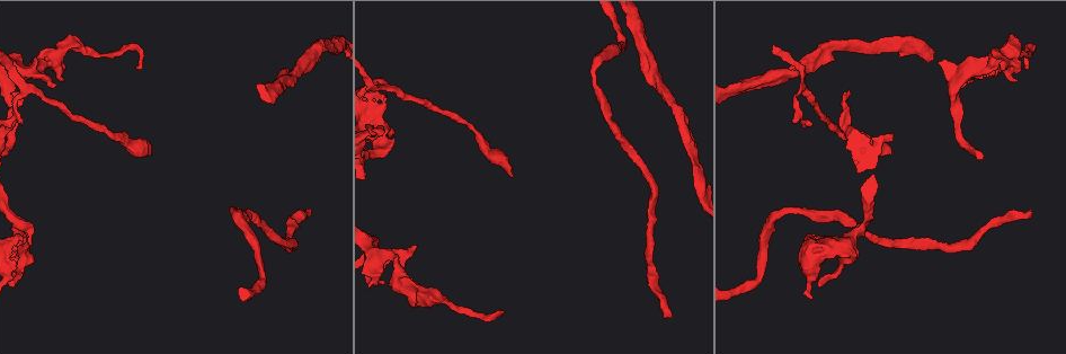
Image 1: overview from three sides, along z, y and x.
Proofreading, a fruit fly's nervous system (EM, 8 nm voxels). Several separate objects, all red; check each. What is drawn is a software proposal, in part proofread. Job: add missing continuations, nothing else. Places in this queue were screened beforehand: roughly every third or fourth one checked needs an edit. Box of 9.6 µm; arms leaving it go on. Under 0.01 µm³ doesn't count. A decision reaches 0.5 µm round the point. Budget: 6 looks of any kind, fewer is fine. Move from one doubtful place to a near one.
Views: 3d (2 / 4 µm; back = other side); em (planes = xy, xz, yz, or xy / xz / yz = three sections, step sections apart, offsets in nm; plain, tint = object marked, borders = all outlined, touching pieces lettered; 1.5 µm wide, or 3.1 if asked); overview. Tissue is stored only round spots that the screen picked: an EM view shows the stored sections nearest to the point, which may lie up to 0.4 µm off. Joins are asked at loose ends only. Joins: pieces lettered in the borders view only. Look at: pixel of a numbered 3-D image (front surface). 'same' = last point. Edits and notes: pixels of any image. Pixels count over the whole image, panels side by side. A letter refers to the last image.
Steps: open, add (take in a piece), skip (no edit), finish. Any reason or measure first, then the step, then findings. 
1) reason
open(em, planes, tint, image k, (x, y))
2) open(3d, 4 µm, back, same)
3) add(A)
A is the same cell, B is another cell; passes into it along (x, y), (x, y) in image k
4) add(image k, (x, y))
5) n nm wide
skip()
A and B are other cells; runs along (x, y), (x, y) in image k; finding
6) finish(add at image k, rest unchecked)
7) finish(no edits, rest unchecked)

branch stops here
open(3d, 4 µm, image 1, (414, 305))

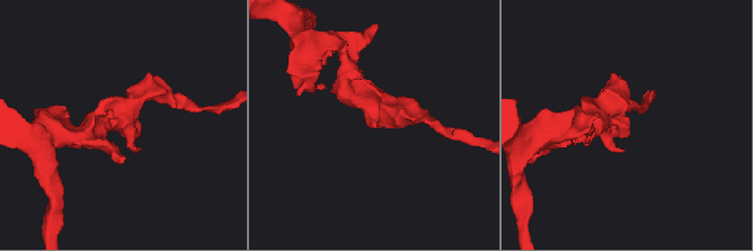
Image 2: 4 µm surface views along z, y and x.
now the EM
open(em, planes, borders, image 2, (376, 126))

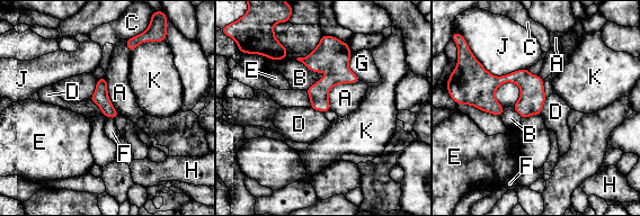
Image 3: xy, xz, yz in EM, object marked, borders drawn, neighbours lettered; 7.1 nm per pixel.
skip()
A, B, C, D, E, F, G, H, J and K are other cells; border along (542, 80), (547, 97) in image 3; none of them fits

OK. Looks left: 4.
an open end
open(3d, 4 µm, image 1, (1025, 67))

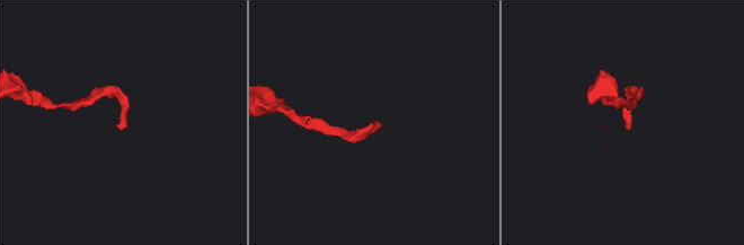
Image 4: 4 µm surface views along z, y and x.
open(em, yz, step 8, borders, image 4, (119, 128))

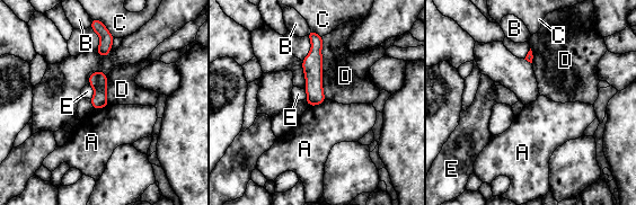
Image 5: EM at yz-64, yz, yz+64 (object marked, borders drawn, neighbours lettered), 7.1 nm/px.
D touches over 440 nm
skip()
A, B, C, D and E are other cells; no lettered piece goes on from it

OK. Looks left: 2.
free end
open(em, xz, step 4, borders, image 1, (891, 153))

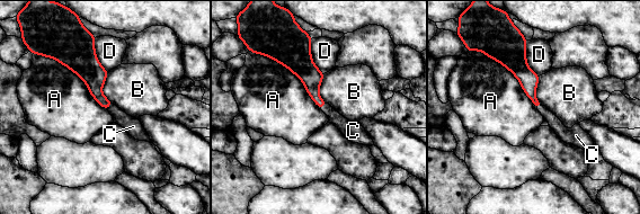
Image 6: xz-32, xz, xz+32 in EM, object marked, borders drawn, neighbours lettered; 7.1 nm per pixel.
A touches over 600 nm
add(C)
C is the same cell, A, B and D are other cells; passes into it along (311, 77), (323, 107), (350, 130) in image 6; it goes on there

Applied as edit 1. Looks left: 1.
finish(add at image 6, rest unchecked)

